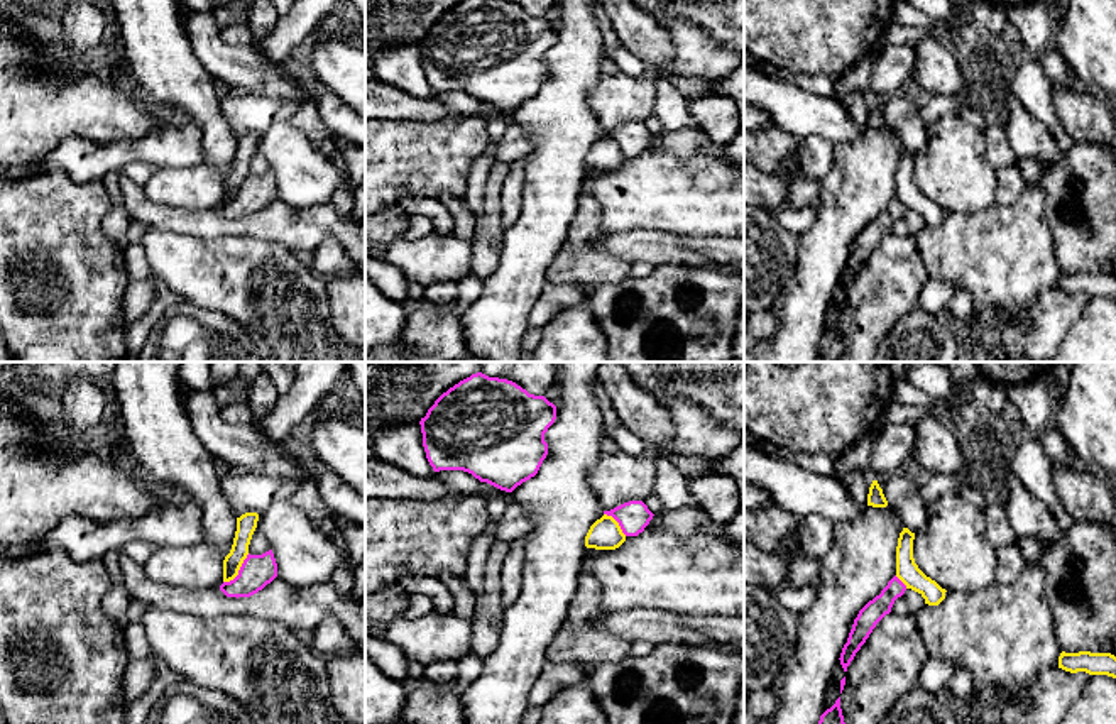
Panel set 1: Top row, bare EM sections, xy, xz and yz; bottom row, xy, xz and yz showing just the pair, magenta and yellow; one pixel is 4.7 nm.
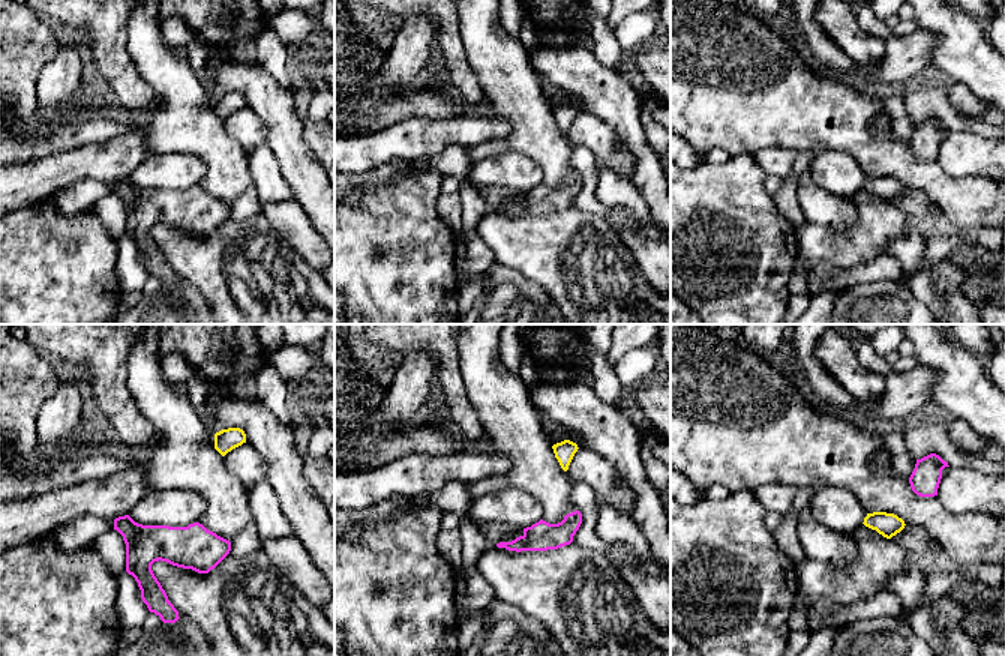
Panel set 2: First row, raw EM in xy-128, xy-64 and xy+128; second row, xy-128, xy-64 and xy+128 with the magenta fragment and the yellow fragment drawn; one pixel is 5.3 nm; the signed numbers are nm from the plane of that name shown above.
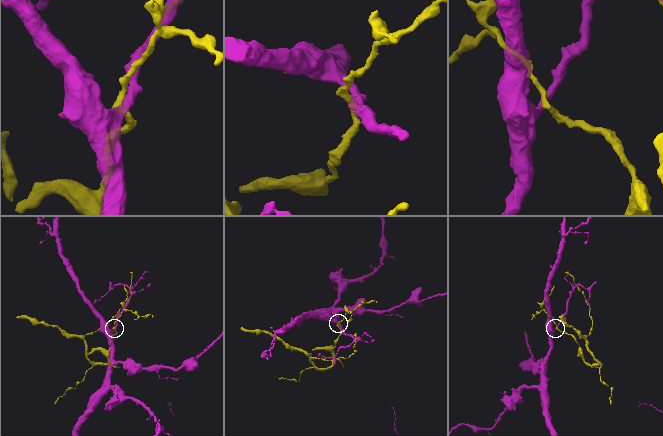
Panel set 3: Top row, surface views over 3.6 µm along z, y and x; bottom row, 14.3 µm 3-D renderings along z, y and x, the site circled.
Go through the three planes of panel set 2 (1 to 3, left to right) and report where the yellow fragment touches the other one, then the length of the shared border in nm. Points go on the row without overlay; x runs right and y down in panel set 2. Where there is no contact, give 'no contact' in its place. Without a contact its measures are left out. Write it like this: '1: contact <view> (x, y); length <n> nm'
1: no contact
2: no contact
3: no contact

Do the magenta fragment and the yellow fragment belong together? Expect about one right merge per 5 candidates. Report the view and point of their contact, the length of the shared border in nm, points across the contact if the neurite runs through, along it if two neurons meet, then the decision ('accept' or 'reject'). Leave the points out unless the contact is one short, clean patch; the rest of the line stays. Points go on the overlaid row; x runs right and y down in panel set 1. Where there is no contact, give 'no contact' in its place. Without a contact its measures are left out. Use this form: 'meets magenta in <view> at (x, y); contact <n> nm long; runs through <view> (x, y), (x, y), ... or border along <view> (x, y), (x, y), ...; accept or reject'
meets magenta in xy at (239, 570); contact 190 nm long; border along xy (249, 553), (239, 572), (224, 582); reject

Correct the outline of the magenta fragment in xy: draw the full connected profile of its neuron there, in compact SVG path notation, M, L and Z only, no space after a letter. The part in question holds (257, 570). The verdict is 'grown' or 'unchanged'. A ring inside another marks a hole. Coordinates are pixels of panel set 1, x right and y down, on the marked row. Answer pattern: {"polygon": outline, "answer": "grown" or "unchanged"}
{"polygon": "M272 550L262 555L247 555L243 560L238 575L220 585L220 590L227 597L250 597L262 590L277 577L277 563Z", "answer": "unchanged"}

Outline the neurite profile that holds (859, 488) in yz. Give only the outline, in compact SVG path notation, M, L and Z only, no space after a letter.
M871 477L854 479L851 484L851 492L861 506L867 506L867 494L873 484Z

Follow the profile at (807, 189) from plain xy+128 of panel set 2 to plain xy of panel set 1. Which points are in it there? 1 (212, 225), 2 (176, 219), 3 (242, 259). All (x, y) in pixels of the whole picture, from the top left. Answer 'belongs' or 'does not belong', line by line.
1: does not belong
2: does not belong
3: belongs

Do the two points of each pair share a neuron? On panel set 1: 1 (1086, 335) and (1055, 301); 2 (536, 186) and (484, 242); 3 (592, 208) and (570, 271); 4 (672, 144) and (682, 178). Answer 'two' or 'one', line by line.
1: two
2: two
3: one
4: two

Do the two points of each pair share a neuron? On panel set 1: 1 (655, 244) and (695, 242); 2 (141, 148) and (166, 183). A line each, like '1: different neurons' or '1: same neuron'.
1: different neurons
2: different neurons

